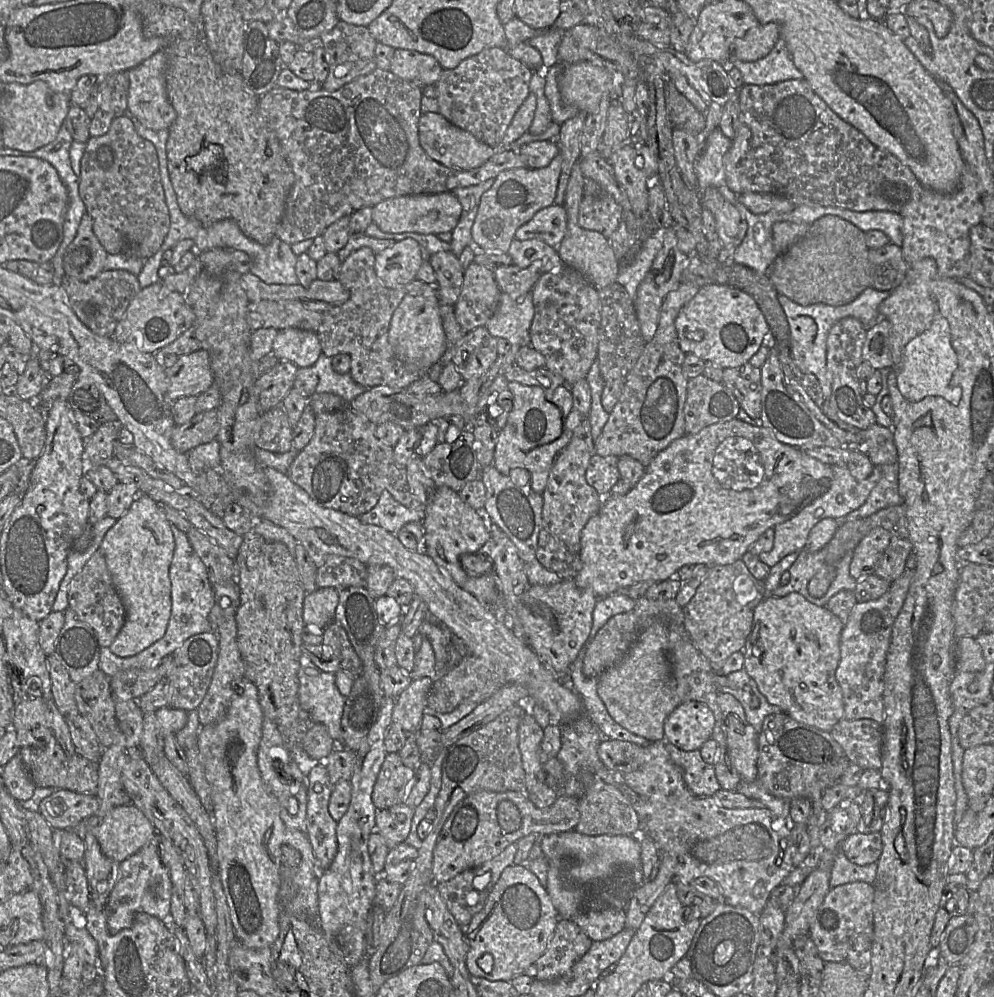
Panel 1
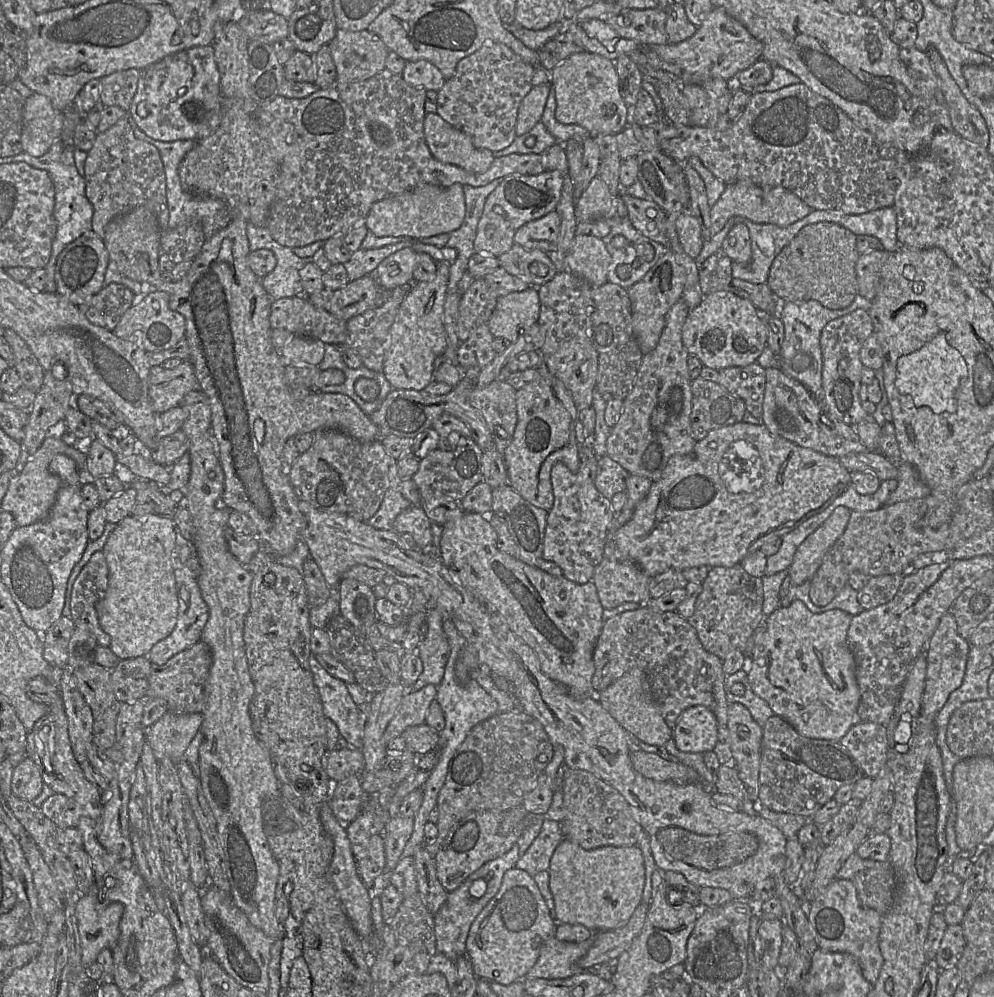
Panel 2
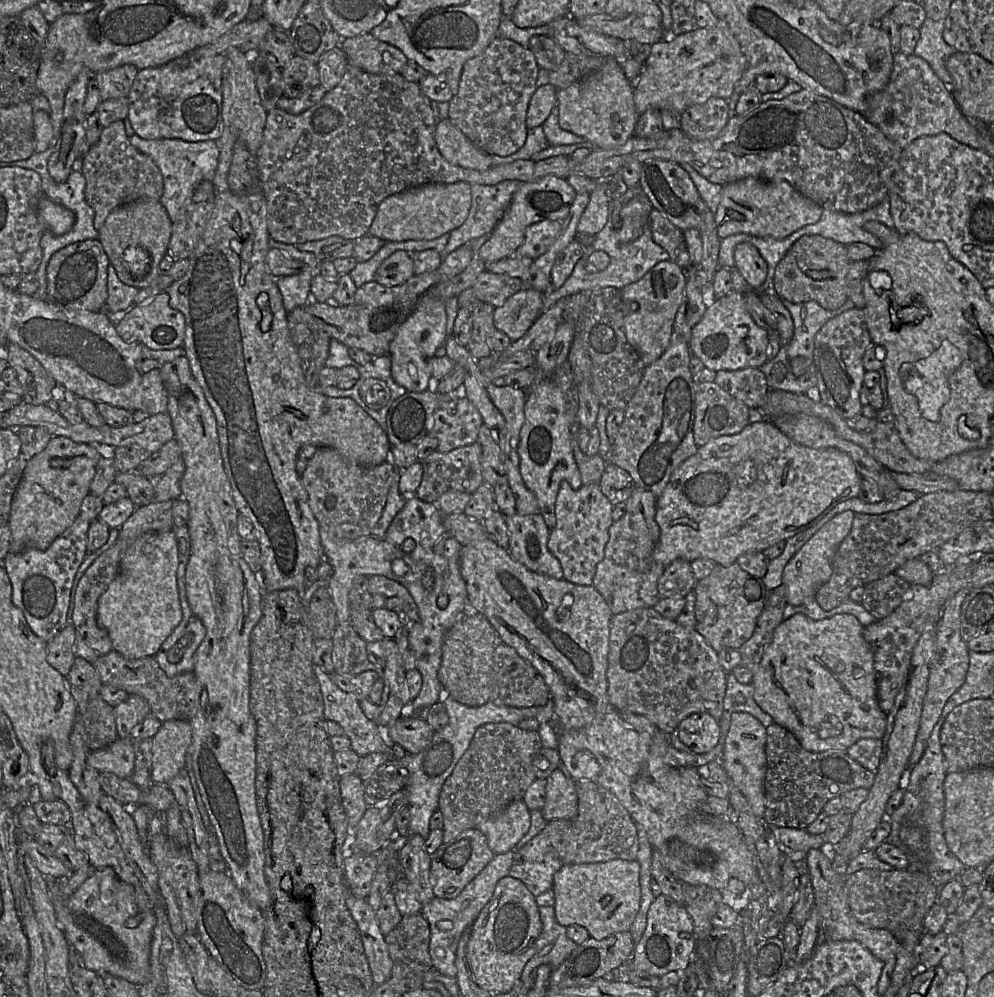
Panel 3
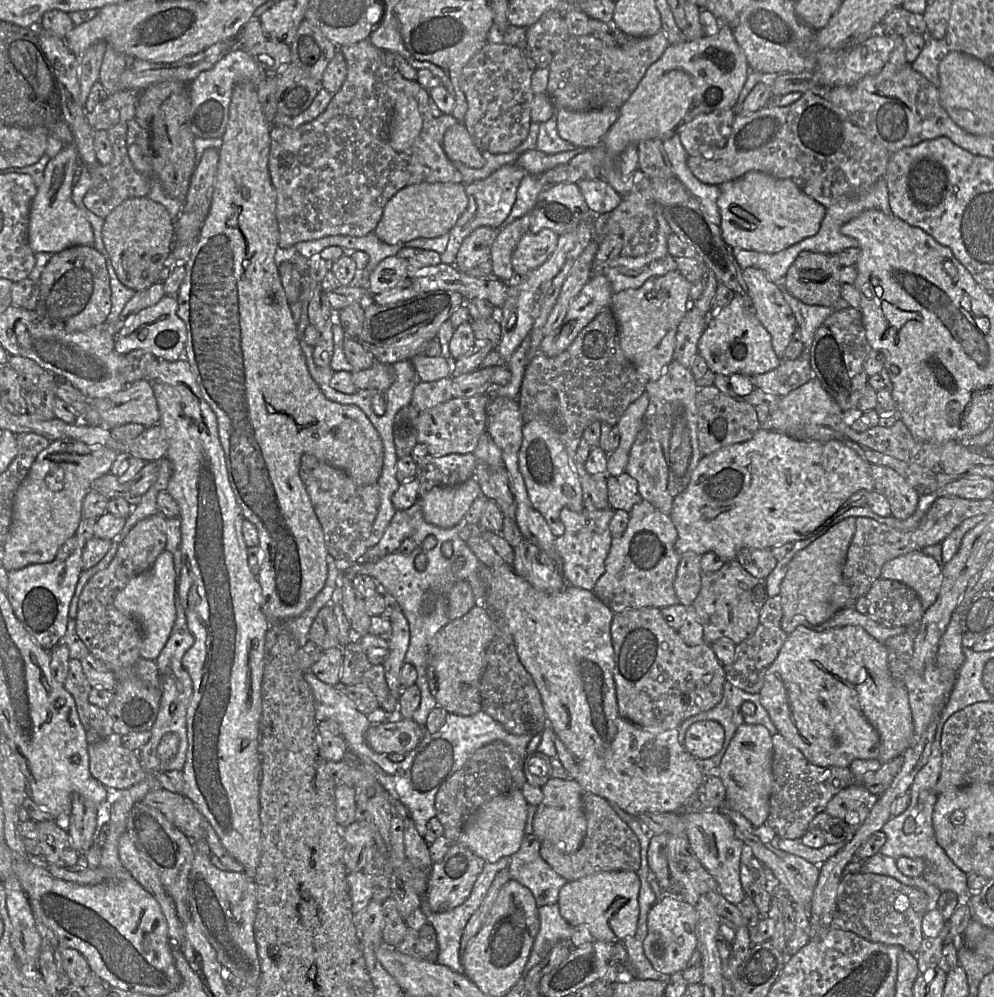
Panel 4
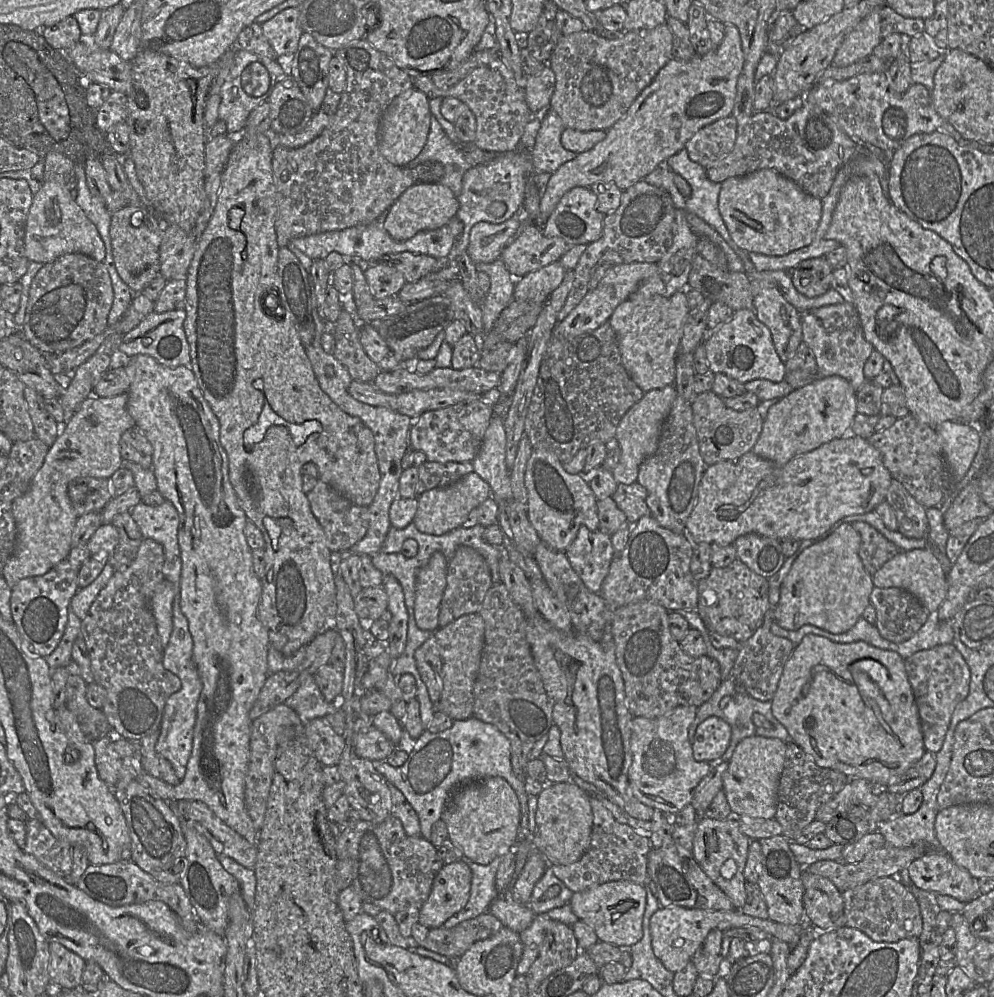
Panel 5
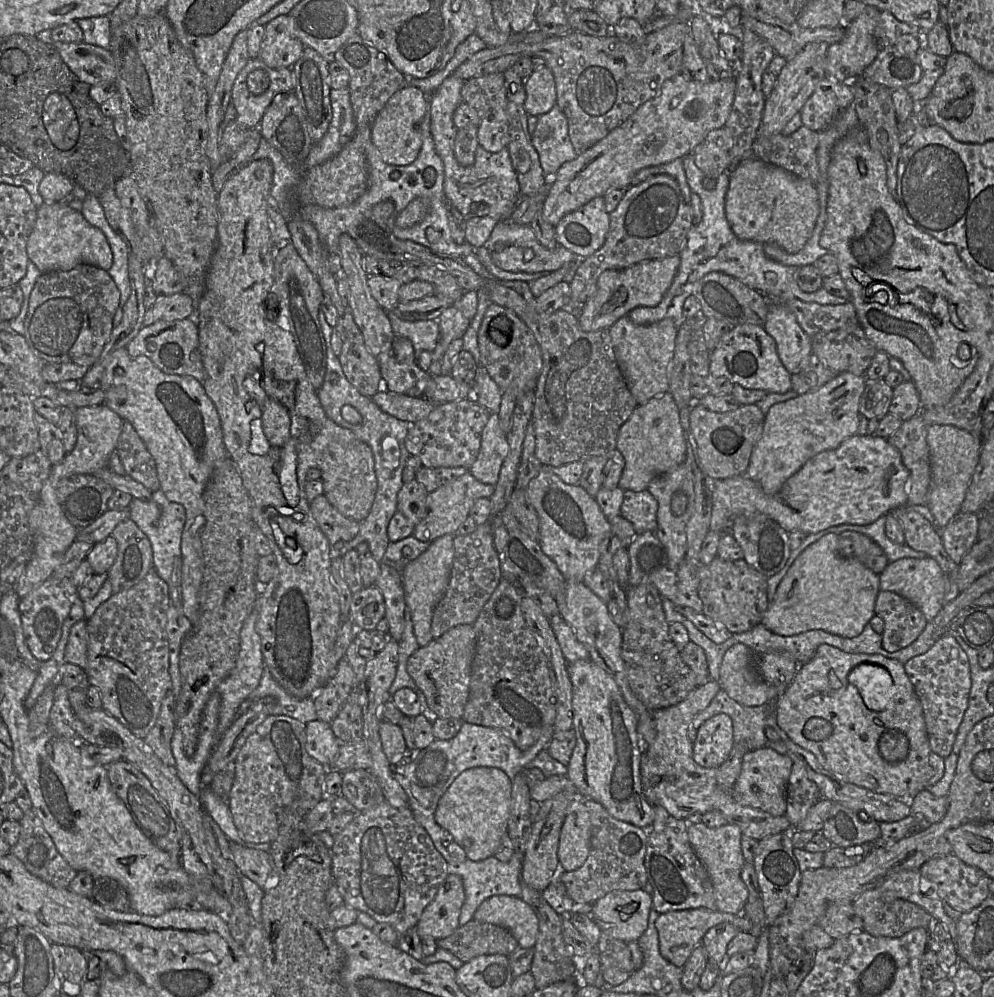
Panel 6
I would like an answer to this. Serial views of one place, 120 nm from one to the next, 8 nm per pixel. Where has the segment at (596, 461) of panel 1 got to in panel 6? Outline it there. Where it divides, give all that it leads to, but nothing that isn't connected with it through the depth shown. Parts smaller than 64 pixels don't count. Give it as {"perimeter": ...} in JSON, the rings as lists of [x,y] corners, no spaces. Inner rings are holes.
{"perimeter":[[[646,489],[644,491],[625,490],[621,515],[630,521],[637,534],[656,532],[658,502]]]}

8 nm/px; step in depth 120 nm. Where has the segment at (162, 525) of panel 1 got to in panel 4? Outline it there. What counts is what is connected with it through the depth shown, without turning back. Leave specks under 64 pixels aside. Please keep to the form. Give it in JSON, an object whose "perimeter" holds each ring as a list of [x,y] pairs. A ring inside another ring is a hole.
{"perimeter":[[[165,549],[148,570],[133,577],[114,598],[114,606],[140,624],[143,633],[140,654],[145,659],[156,660],[158,658],[175,623],[175,577],[173,555]]]}

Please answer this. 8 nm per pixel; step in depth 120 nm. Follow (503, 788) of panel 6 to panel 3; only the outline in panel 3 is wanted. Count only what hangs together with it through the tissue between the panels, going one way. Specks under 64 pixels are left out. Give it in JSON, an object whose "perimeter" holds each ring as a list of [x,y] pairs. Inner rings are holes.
{"perimeter":[[[518,800],[477,828],[485,835],[493,853],[499,855],[515,850],[529,827],[530,811],[522,800]]]}

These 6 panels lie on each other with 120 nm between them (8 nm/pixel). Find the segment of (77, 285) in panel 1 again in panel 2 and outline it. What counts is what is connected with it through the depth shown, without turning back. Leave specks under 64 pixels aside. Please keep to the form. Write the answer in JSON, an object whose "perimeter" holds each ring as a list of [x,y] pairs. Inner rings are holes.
{"perimeter":[[[110,283],[90,301],[77,306],[94,325],[113,332],[124,312],[134,303],[134,293],[126,286]]]}

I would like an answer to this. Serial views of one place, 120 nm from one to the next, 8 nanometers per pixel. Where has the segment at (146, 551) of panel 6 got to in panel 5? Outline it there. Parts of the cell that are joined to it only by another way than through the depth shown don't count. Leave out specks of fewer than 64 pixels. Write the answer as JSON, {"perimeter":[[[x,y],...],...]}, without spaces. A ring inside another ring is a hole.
{"perimeter":[[[123,512],[115,515],[111,523],[118,531],[118,542],[113,552],[109,555],[107,563],[112,565],[114,571],[122,571],[126,569],[135,559],[143,537],[129,512]]]}

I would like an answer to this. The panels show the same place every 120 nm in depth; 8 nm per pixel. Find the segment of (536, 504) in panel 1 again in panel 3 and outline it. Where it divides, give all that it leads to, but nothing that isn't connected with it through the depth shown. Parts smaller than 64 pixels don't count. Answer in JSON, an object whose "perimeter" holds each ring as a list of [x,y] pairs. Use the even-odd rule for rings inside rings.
{"perimeter":[[[540,513],[505,516],[509,544],[506,550],[532,572],[563,579],[559,560],[547,547],[550,530]]]}

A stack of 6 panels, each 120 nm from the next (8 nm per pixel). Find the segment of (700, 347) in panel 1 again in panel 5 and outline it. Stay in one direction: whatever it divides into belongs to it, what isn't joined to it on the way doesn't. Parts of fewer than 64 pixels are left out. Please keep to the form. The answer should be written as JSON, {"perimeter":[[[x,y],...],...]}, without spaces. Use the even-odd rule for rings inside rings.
{"perimeter":[[[740,309],[734,311],[730,321],[709,331],[709,338],[704,340],[706,357],[709,369],[712,373],[723,373],[742,383],[755,379],[766,379],[772,382],[780,382],[785,378],[785,364],[780,359],[772,339],[772,334],[767,326],[759,319],[754,310]]]}

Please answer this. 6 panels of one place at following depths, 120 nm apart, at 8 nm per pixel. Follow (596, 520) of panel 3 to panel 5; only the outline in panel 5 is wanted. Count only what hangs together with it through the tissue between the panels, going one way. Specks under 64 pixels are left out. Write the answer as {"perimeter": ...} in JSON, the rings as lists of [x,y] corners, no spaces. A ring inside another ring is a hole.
{"perimeter":[[[582,526],[564,553],[584,585],[599,593],[614,557],[611,536]]]}

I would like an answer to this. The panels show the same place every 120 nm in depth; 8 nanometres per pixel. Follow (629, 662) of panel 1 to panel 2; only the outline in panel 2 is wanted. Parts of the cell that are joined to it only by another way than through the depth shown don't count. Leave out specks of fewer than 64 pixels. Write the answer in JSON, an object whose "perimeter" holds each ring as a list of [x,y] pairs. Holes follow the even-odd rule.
{"perimeter":[[[629,670],[597,696],[602,706],[634,738],[650,745],[664,746],[673,737],[673,729],[666,723],[654,701],[648,677],[643,670]]]}

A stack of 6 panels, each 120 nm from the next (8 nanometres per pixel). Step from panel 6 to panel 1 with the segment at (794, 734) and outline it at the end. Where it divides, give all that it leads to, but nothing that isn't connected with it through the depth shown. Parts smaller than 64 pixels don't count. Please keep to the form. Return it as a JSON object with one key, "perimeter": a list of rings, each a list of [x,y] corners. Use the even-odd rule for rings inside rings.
{"perimeter":[[[791,592],[783,597],[773,595],[765,596],[754,610],[753,626],[748,636],[744,654],[744,668],[747,674],[756,682],[758,690],[763,694],[771,705],[779,706],[784,713],[794,720],[830,732],[840,720],[844,718],[843,694],[839,683],[835,677],[835,671],[840,660],[840,637],[844,624],[841,620],[829,611],[826,607],[821,607],[808,602],[800,593]]]}

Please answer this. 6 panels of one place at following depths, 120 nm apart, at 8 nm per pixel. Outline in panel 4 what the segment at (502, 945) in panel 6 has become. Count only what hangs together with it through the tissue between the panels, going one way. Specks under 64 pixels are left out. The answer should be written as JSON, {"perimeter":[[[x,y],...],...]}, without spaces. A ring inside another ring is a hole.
{"perimeter":[[[429,922],[418,930],[408,928],[404,939],[395,949],[416,959],[436,963],[438,958],[436,931]]]}

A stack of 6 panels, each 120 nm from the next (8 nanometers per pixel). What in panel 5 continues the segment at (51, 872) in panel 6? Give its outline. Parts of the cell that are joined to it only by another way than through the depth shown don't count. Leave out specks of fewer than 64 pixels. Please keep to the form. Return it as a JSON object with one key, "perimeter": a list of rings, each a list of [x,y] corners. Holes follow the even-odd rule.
{"perimeter":[[[27,819],[26,843],[23,851],[62,878],[68,878],[73,868],[71,845],[56,838],[40,819]]]}

